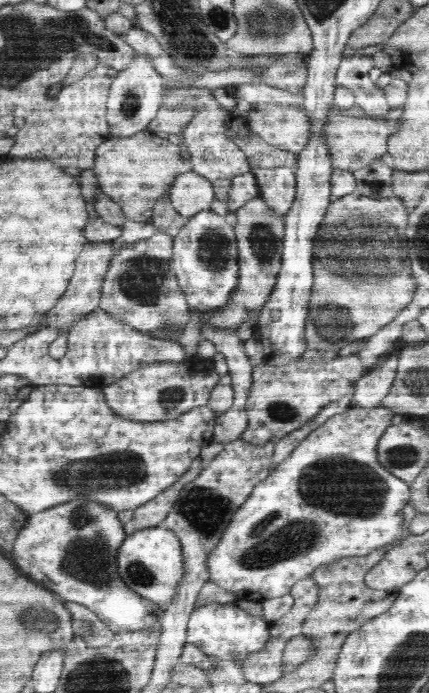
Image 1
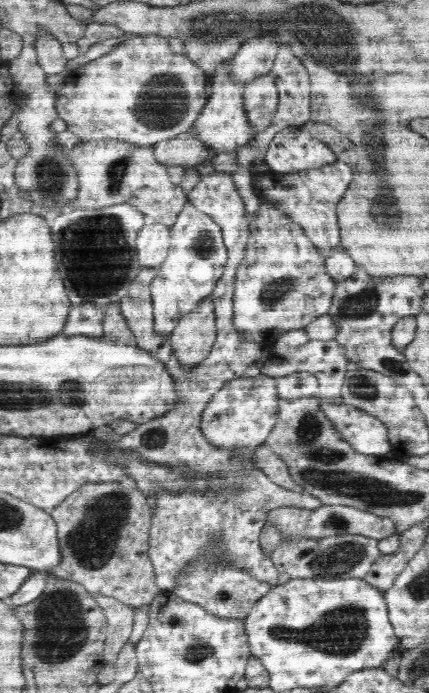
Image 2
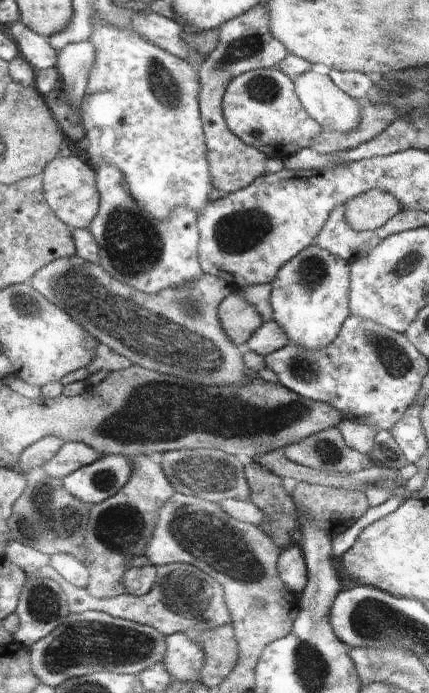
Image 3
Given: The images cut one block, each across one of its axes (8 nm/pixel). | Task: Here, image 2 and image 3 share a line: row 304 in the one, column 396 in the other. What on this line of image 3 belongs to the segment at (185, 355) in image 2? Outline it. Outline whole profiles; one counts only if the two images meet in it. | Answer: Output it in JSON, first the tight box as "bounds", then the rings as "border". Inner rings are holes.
{"bounds":[342,189,403,231],"border":[[[382,189],[360,193],[348,199],[342,208],[345,221],[357,231],[380,228],[402,210],[403,203]]]}

